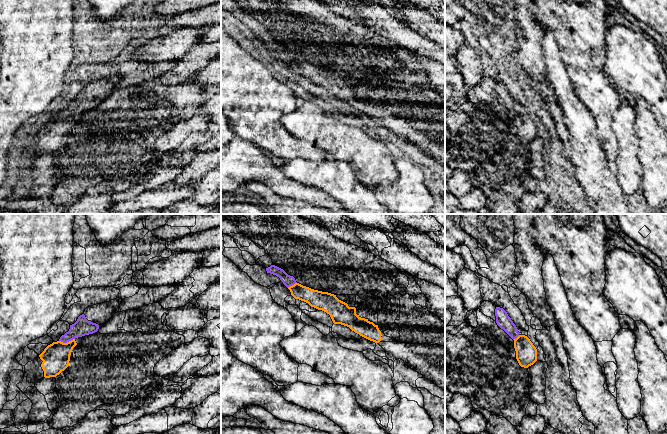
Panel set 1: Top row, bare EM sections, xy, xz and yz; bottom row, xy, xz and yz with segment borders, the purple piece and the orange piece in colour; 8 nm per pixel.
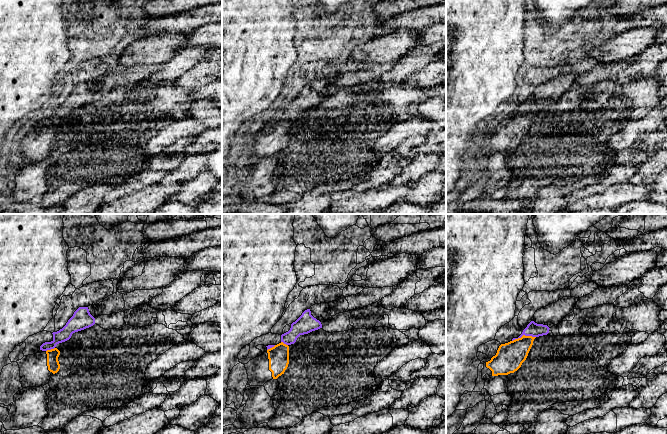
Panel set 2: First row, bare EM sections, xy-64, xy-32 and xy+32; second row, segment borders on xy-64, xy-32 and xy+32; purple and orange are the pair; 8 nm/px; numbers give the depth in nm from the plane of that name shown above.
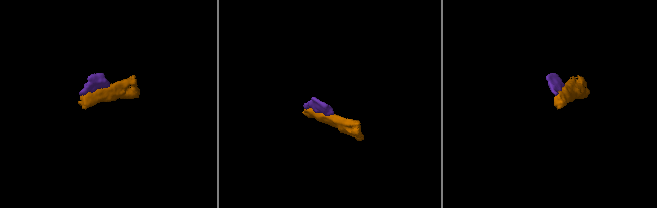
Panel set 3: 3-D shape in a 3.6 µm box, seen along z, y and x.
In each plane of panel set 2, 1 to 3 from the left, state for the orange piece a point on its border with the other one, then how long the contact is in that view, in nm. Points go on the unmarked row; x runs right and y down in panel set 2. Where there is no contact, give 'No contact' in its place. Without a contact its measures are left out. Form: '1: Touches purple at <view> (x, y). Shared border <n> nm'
1: Touches purple at xy-64 (50, 125). Shared border 80 nm
2: Touches purple at xy-32 (284, 119). Shared border 70 nm
3: Touches purple at xy+32 (523, 110). Shared border 200 nm

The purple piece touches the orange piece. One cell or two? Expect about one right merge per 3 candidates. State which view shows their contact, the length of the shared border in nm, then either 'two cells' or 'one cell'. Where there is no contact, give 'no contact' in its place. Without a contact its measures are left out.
xy | 130 nm | two cells

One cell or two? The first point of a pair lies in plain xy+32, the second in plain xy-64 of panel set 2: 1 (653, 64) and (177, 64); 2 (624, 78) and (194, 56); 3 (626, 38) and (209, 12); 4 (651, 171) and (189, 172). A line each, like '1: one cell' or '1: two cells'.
1: one cell
2: one cell
3: two cells
4: one cell

